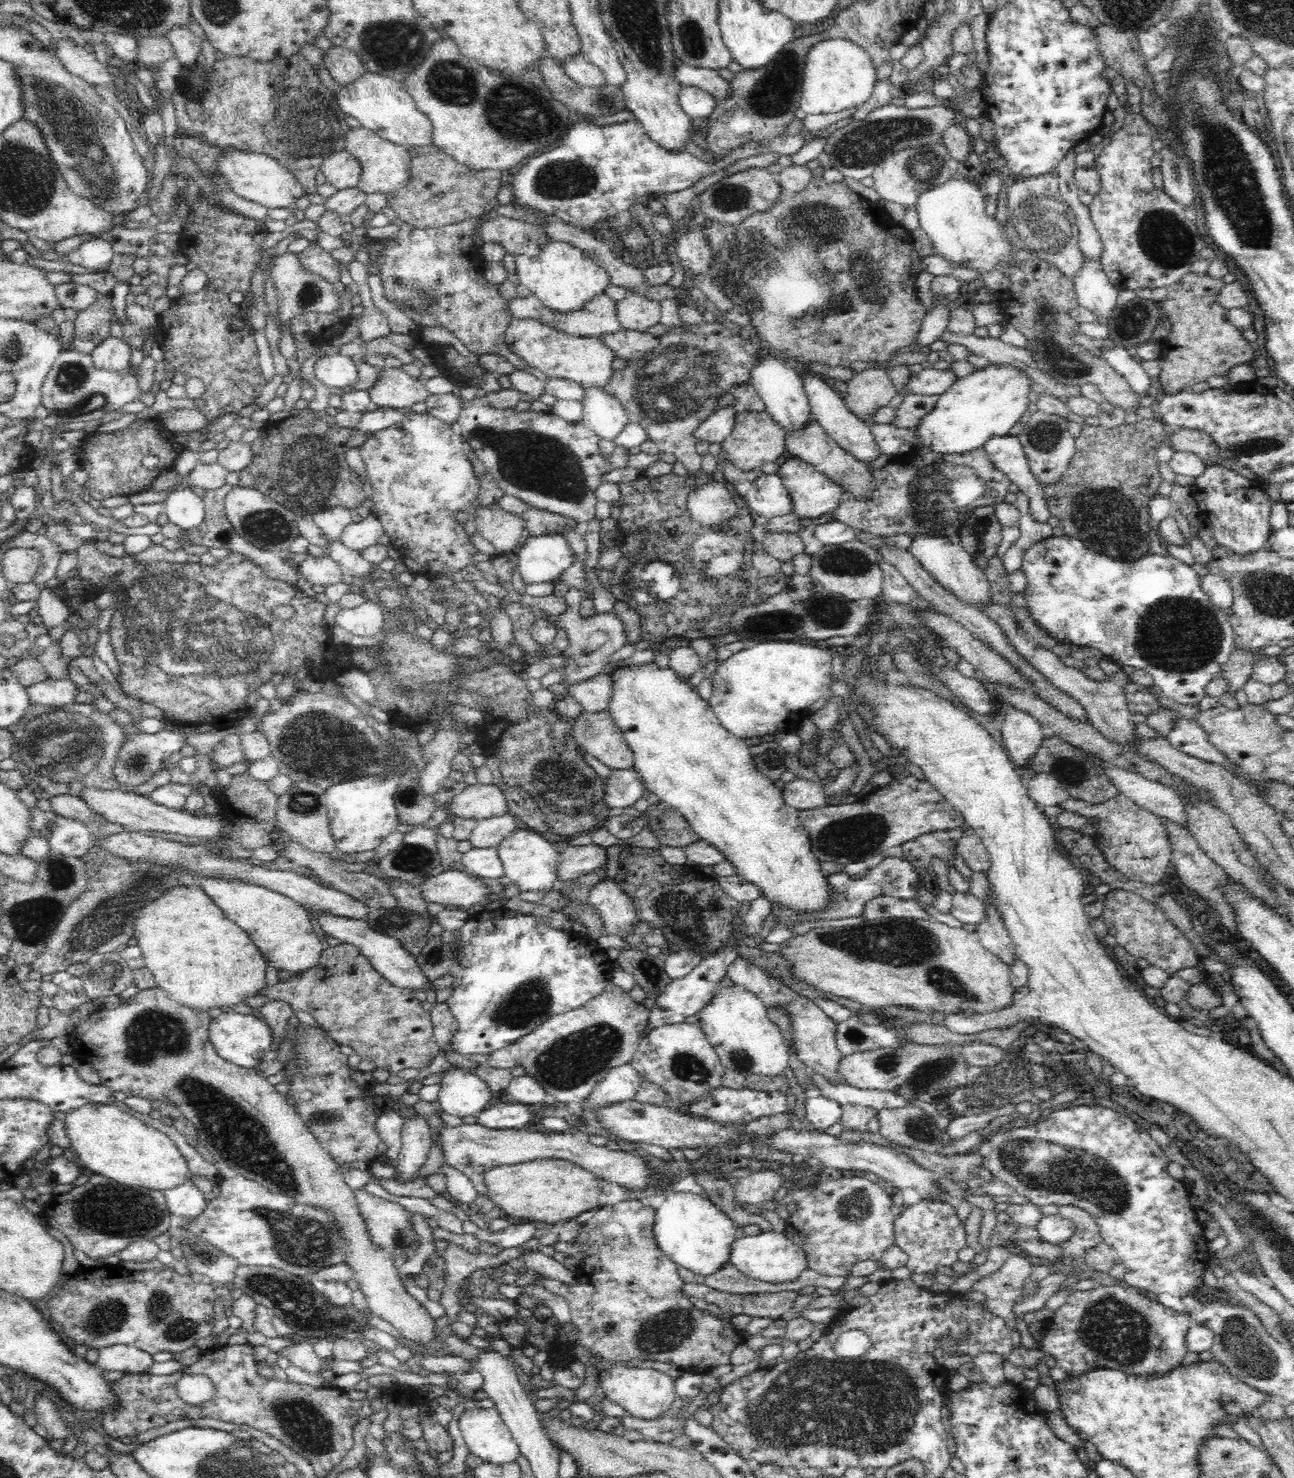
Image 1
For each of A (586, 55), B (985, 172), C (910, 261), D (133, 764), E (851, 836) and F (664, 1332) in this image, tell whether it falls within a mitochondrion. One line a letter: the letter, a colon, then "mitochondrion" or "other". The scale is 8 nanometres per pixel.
A: other
B: other
C: other
D: mitochondrion
E: mitochondrion
F: mitochondrion

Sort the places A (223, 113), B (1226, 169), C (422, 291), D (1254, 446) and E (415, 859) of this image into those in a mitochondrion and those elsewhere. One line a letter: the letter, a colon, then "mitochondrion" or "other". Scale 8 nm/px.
A: other
B: mitochondrion
C: mitochondrion
D: mitochondrion
E: mitochondrion

